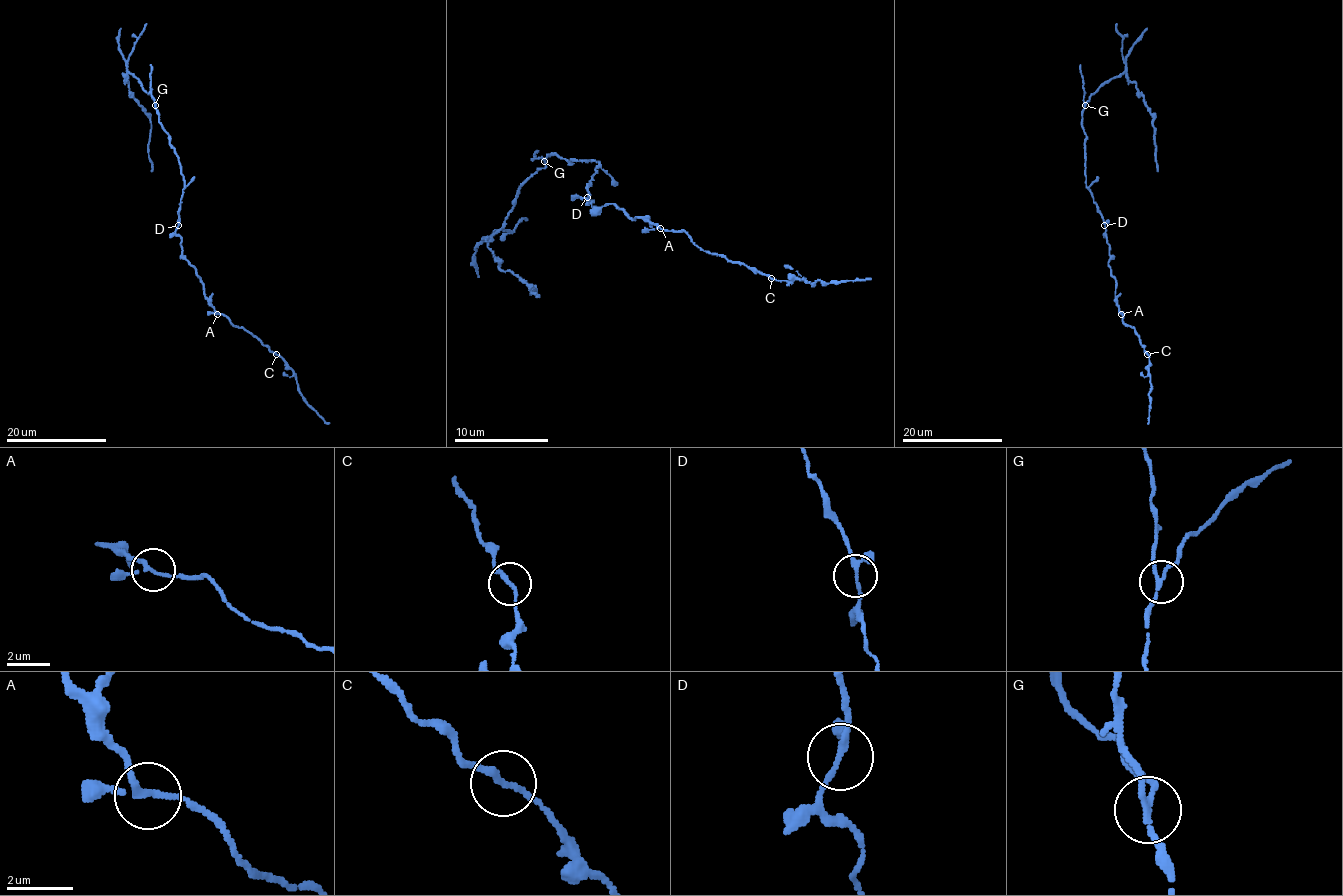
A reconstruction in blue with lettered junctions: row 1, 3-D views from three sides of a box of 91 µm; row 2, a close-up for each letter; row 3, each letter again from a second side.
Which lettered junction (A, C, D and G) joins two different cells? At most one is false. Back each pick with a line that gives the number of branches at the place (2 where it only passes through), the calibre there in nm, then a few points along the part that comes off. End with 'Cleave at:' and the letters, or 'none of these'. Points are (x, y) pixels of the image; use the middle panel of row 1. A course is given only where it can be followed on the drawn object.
G: 3 branches meet; 160 nm thick; foreign part runs (544, 161), (516, 192), (509, 216), (488, 247), (499, 268), (511, 270), (535, 287), (530, 294), (535, 296)
Cleave at: G

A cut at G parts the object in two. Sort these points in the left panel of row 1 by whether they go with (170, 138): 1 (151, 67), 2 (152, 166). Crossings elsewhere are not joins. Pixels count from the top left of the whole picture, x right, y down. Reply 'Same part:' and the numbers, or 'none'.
Same part: 1

